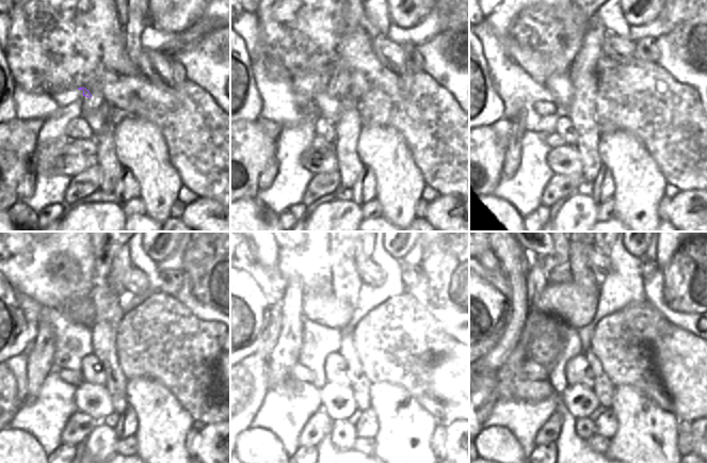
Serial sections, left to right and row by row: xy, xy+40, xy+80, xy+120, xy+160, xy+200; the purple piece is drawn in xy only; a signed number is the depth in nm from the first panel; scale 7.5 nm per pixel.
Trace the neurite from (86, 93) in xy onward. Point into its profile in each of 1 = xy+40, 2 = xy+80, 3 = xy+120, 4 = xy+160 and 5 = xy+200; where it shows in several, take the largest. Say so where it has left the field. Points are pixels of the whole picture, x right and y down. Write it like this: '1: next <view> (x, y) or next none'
1: next xy+40 (316, 83)
2: next xy+80 (558, 83)
3: next xy+120 (83, 310)
4: next xy+160 (335, 305)
5: next xy+200 (575, 301)

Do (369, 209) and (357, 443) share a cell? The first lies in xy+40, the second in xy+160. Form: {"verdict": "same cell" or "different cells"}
{"verdict": "same cell"}

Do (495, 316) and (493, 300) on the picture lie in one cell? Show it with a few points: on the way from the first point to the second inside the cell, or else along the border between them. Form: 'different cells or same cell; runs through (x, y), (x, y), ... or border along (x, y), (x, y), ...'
same cell; runs through (493, 312), (493, 304)

